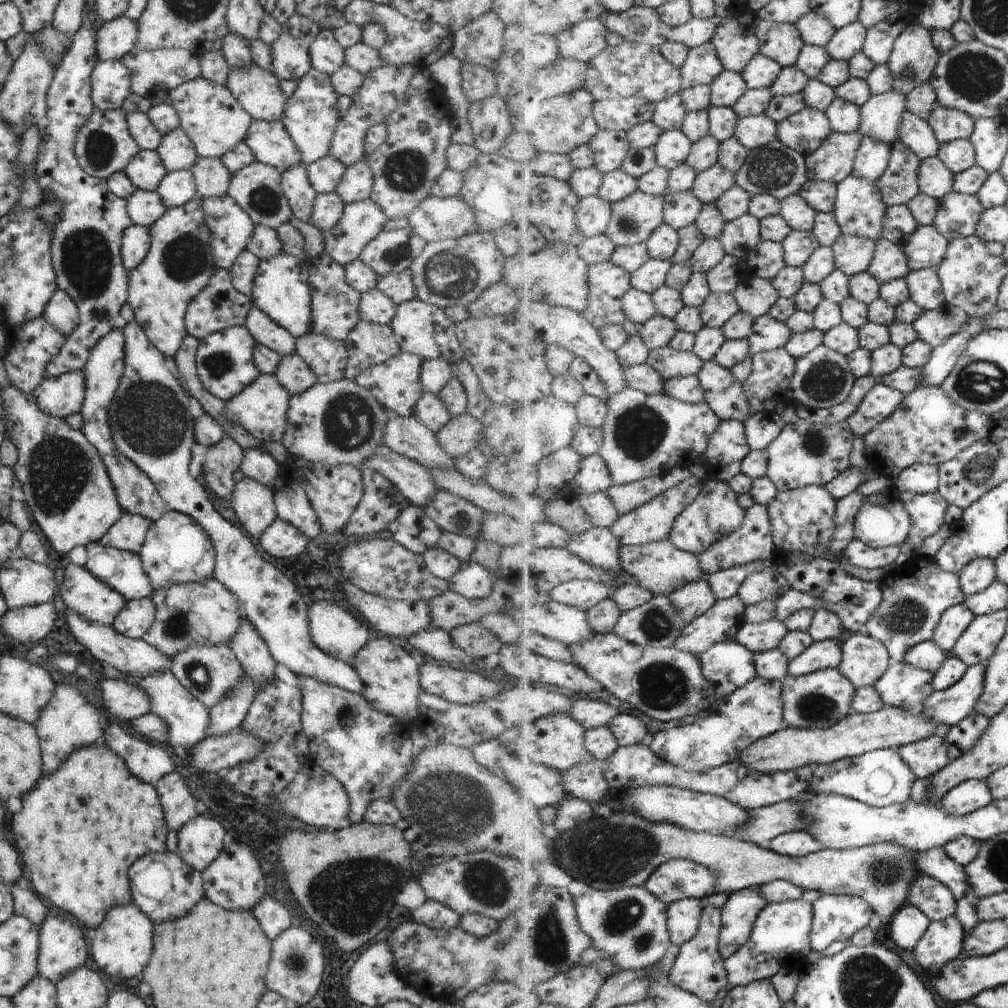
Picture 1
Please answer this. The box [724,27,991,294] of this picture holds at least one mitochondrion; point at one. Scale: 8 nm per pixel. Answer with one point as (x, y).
(772, 168)

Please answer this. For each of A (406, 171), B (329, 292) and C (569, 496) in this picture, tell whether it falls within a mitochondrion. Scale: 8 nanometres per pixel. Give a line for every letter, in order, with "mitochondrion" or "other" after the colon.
A: mitochondrion
B: mitochondrion
C: other

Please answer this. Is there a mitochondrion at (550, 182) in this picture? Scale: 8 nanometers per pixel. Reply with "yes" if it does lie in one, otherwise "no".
no

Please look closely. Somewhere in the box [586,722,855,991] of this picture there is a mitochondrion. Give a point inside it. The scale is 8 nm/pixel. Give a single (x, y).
(621, 917)

